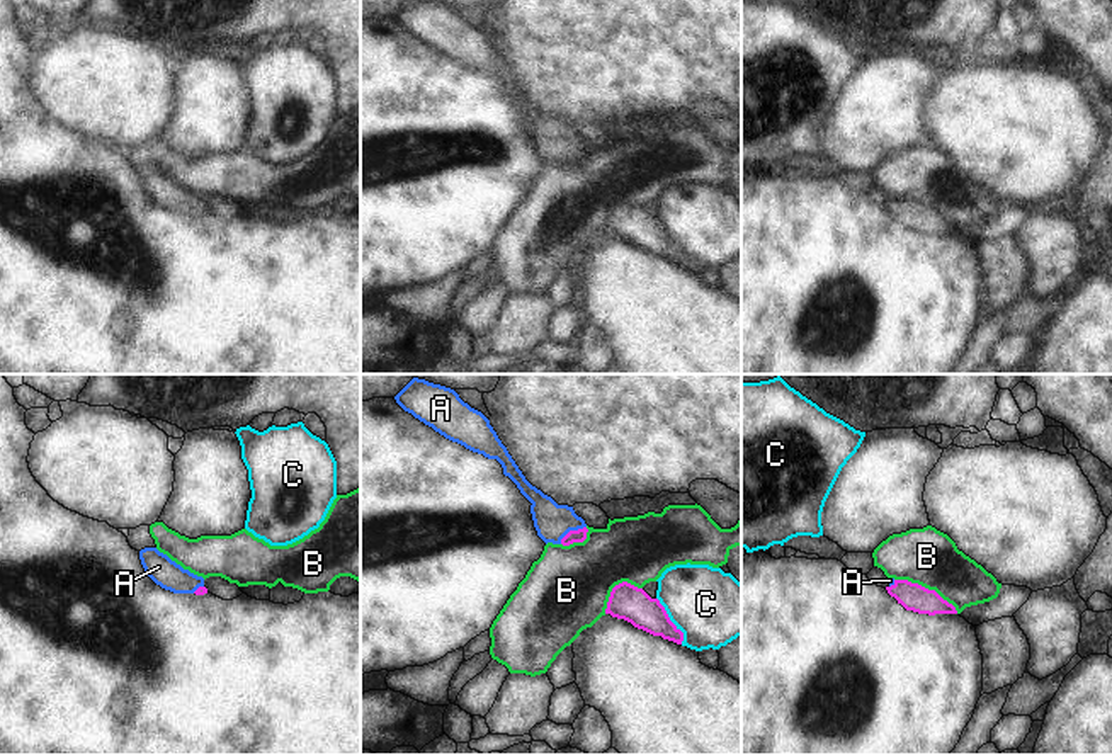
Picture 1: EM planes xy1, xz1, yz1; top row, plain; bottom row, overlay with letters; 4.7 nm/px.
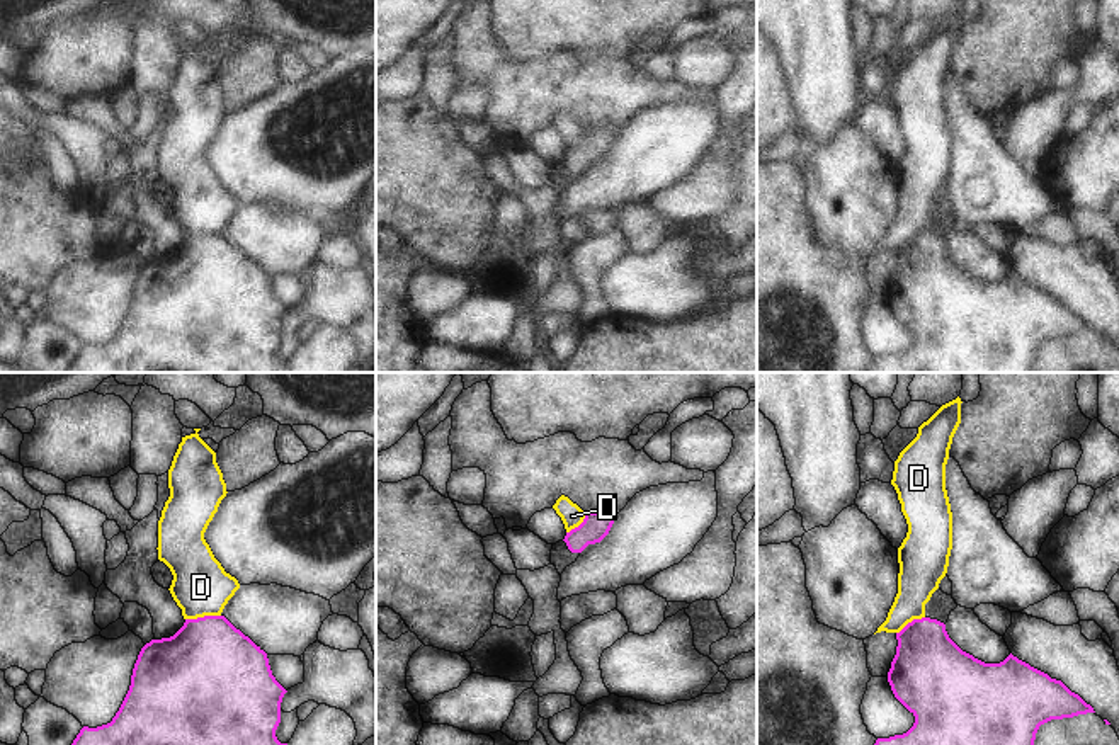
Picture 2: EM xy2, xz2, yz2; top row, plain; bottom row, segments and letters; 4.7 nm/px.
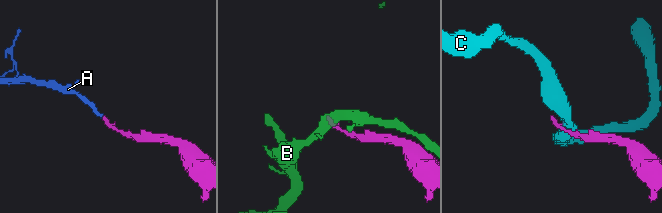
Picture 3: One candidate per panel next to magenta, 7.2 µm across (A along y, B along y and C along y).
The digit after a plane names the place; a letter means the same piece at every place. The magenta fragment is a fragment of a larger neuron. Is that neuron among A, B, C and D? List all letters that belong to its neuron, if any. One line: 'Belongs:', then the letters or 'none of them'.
Belongs: A

